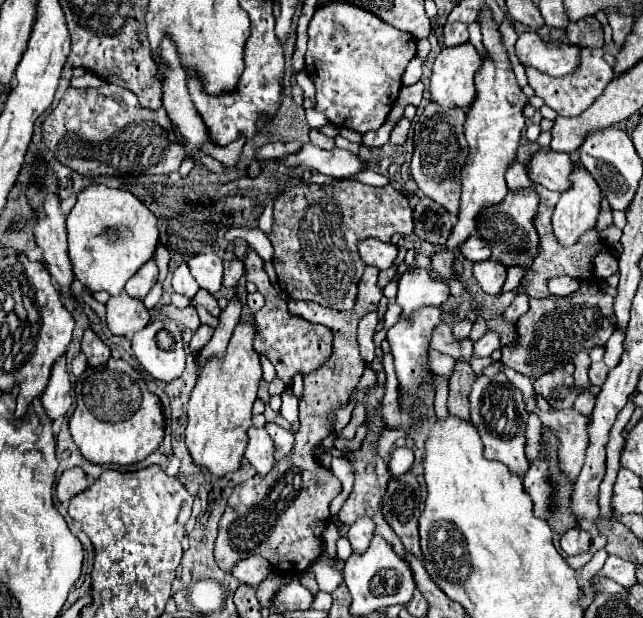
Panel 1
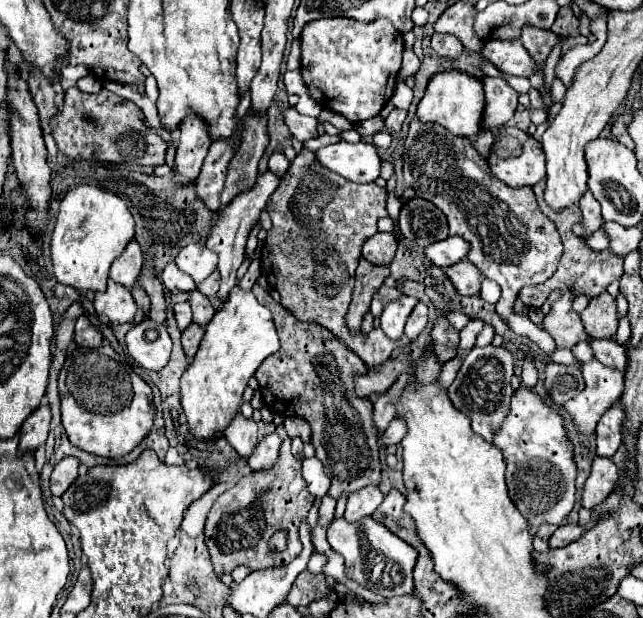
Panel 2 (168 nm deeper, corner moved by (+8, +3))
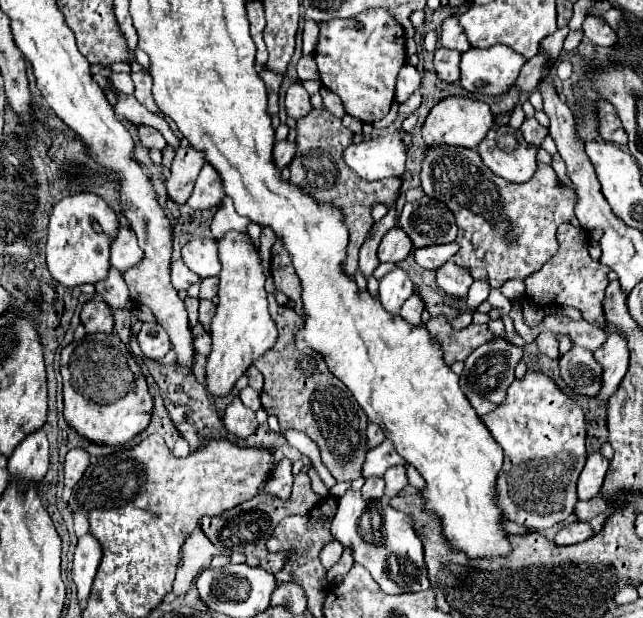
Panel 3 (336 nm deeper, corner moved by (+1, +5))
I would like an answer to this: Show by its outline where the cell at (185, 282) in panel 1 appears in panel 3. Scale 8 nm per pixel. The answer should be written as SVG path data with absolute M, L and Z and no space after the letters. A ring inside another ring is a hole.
M174 261L172 263L172 285L178 289L178 291L182 291L182 289L188 289L192 283L196 283L198 281L198 275L196 273L192 273L186 265L184 265L184 261Z

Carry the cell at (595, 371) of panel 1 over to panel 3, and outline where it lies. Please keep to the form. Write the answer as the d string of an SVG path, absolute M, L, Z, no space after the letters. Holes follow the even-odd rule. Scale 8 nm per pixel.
M540 333L536 339L536 345L540 349L540 353L556 359L558 357L558 339L552 333Z

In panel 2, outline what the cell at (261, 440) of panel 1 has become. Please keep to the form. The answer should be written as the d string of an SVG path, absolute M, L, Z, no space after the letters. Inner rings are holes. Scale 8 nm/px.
M239 413L233 421L231 427L225 429L225 439L229 441L229 445L243 457L251 457L257 445L257 423L253 419L243 419L243 415Z

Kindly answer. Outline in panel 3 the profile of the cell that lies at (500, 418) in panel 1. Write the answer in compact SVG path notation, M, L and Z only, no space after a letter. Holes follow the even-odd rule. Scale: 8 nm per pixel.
M496 337L490 343L478 347L464 361L464 371L460 375L460 387L478 415L486 415L494 411L506 399L506 389L514 381L514 367L520 361L520 357L522 357L522 347L510 345L504 339Z

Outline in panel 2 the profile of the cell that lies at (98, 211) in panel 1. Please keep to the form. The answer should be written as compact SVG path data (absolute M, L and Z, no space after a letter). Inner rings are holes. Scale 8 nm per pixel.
M79 185L67 191L51 235L51 259L57 281L81 291L105 291L111 263L131 239L135 239L135 219L117 193L93 185Z

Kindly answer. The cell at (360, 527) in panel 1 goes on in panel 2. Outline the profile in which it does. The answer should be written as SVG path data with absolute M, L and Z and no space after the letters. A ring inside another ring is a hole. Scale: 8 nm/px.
M365 487L357 493L351 493L347 499L345 519L349 523L355 523L367 515L371 515L383 501L383 493L377 487Z

